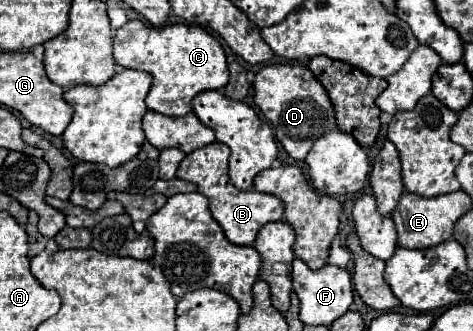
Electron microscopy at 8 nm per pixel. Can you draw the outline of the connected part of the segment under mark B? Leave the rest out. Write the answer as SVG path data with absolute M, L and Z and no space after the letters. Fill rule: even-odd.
M213 142L209 146L203 146L203 148L187 154L177 170L177 176L181 180L195 182L199 192L209 198L211 214L219 222L219 226L223 228L229 242L253 244L261 226L265 226L267 222L283 220L285 206L277 196L271 196L271 194L263 194L257 190L245 190L245 192L237 190L227 176L227 162L229 162L229 146Z

